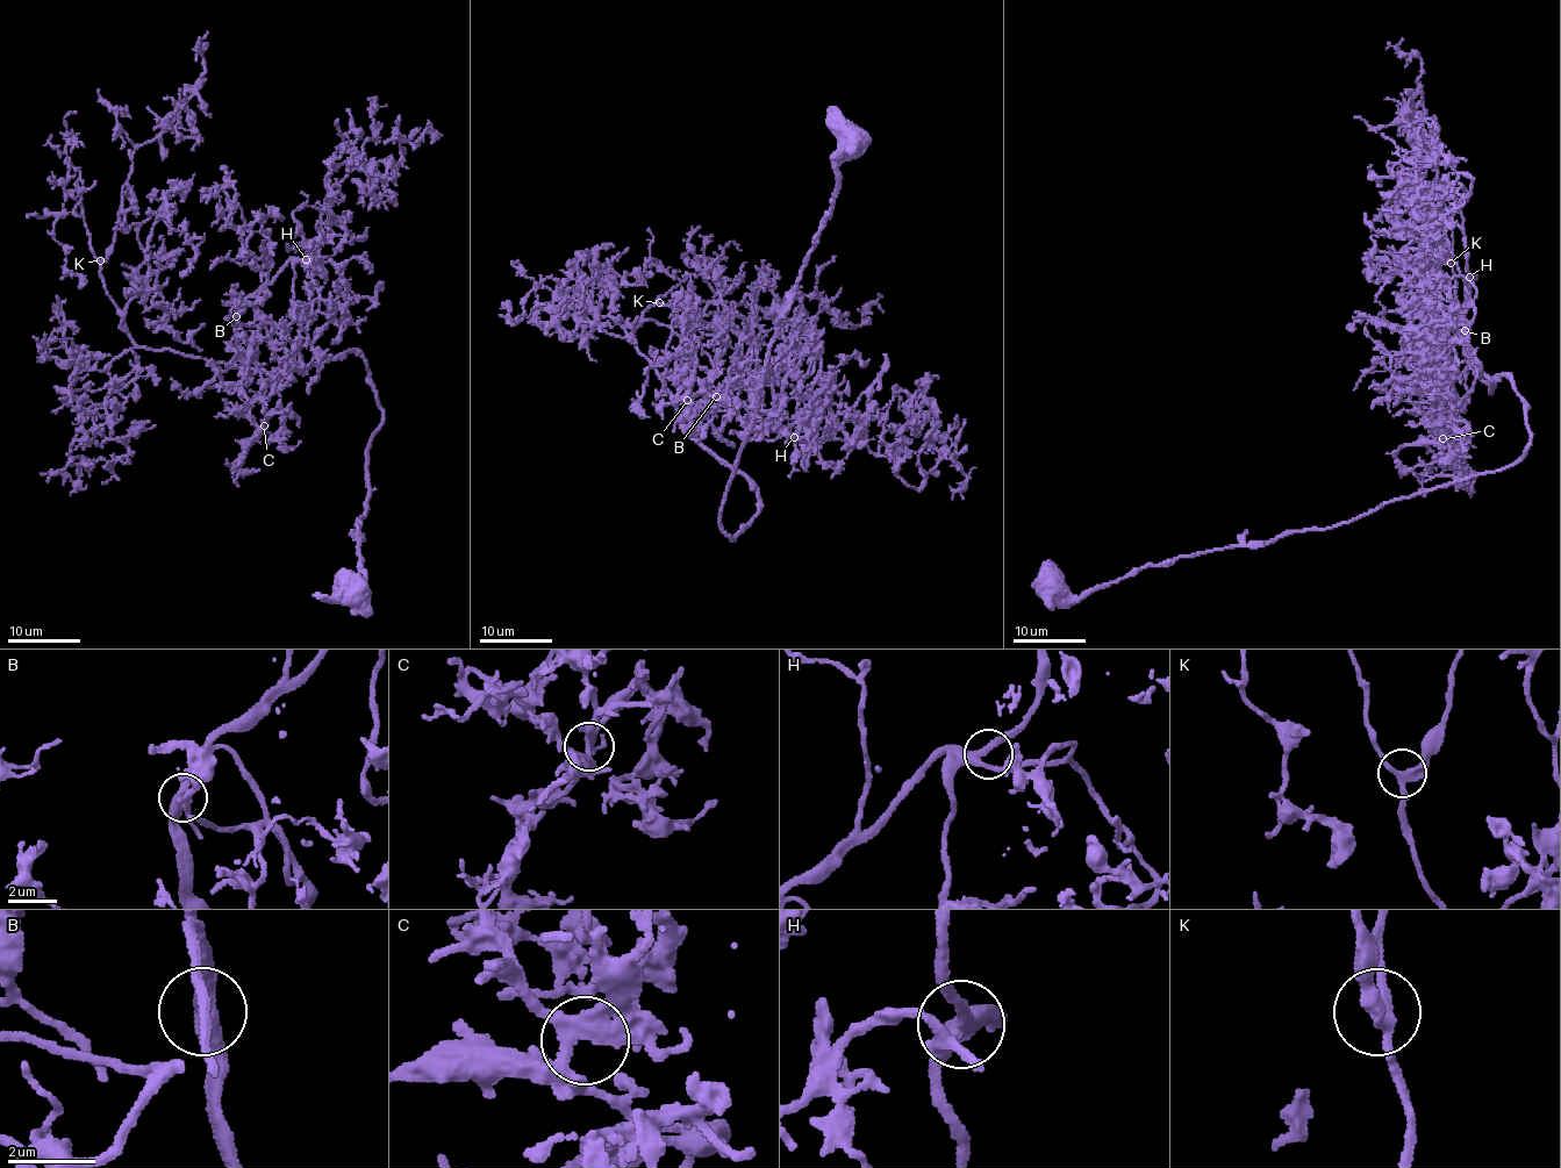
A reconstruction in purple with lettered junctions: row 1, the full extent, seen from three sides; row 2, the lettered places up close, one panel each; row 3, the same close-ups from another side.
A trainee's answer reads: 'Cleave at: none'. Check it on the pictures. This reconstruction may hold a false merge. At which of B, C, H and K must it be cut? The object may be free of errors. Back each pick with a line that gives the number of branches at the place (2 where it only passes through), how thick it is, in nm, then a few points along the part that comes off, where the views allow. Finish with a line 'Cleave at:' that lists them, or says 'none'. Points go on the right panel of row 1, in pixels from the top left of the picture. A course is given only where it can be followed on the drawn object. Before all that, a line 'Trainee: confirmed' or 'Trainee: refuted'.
Trainee: confirmed
Cleave at: none

